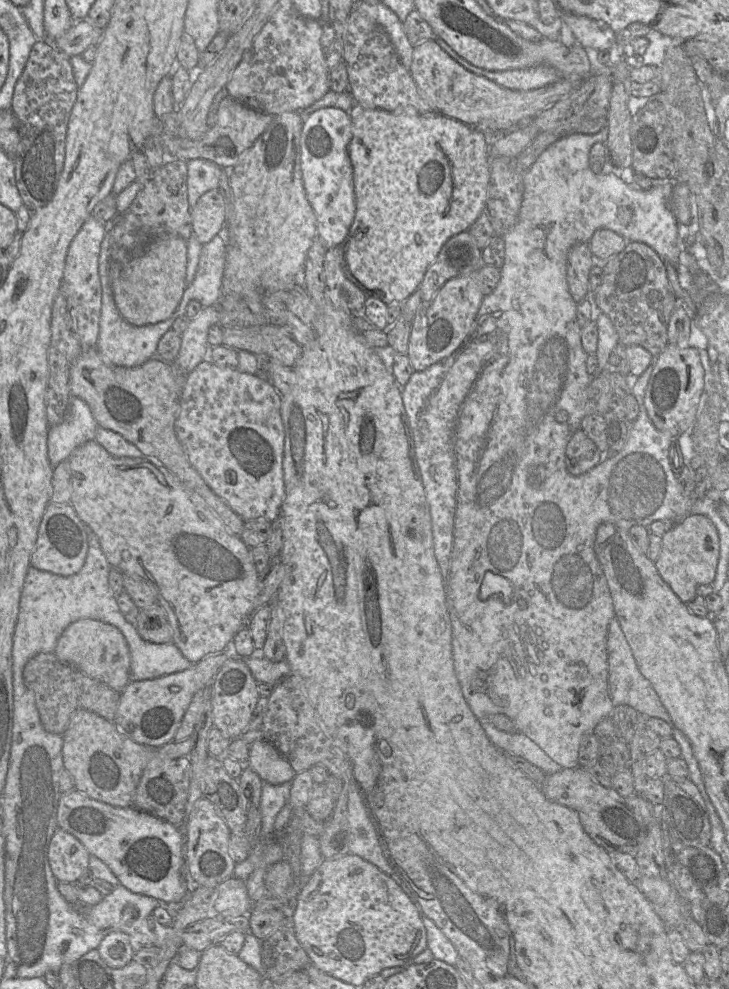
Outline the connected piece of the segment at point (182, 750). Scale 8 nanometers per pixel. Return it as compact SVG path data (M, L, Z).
M87 710L76 711L63 734L63 765L74 781L76 790L92 799L115 807L133 806L134 793L149 760L156 754L176 759L188 756L192 738L171 741L161 747L138 744L122 732L112 721Z

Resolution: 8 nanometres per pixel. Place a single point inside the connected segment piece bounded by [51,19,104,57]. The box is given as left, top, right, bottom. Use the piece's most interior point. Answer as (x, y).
(82, 34)

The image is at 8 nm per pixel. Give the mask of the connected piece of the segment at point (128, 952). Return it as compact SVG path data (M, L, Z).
M119 931L105 936L97 949L102 960L111 968L126 966L135 954L129 935Z

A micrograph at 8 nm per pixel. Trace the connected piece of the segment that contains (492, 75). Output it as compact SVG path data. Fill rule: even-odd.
M437 39L435 42L465 69L472 73L482 75L507 89L530 91L554 83L562 77L555 68L549 65L537 65L528 68L503 71L482 69L472 65L459 56L445 41L441 42L440 39Z

